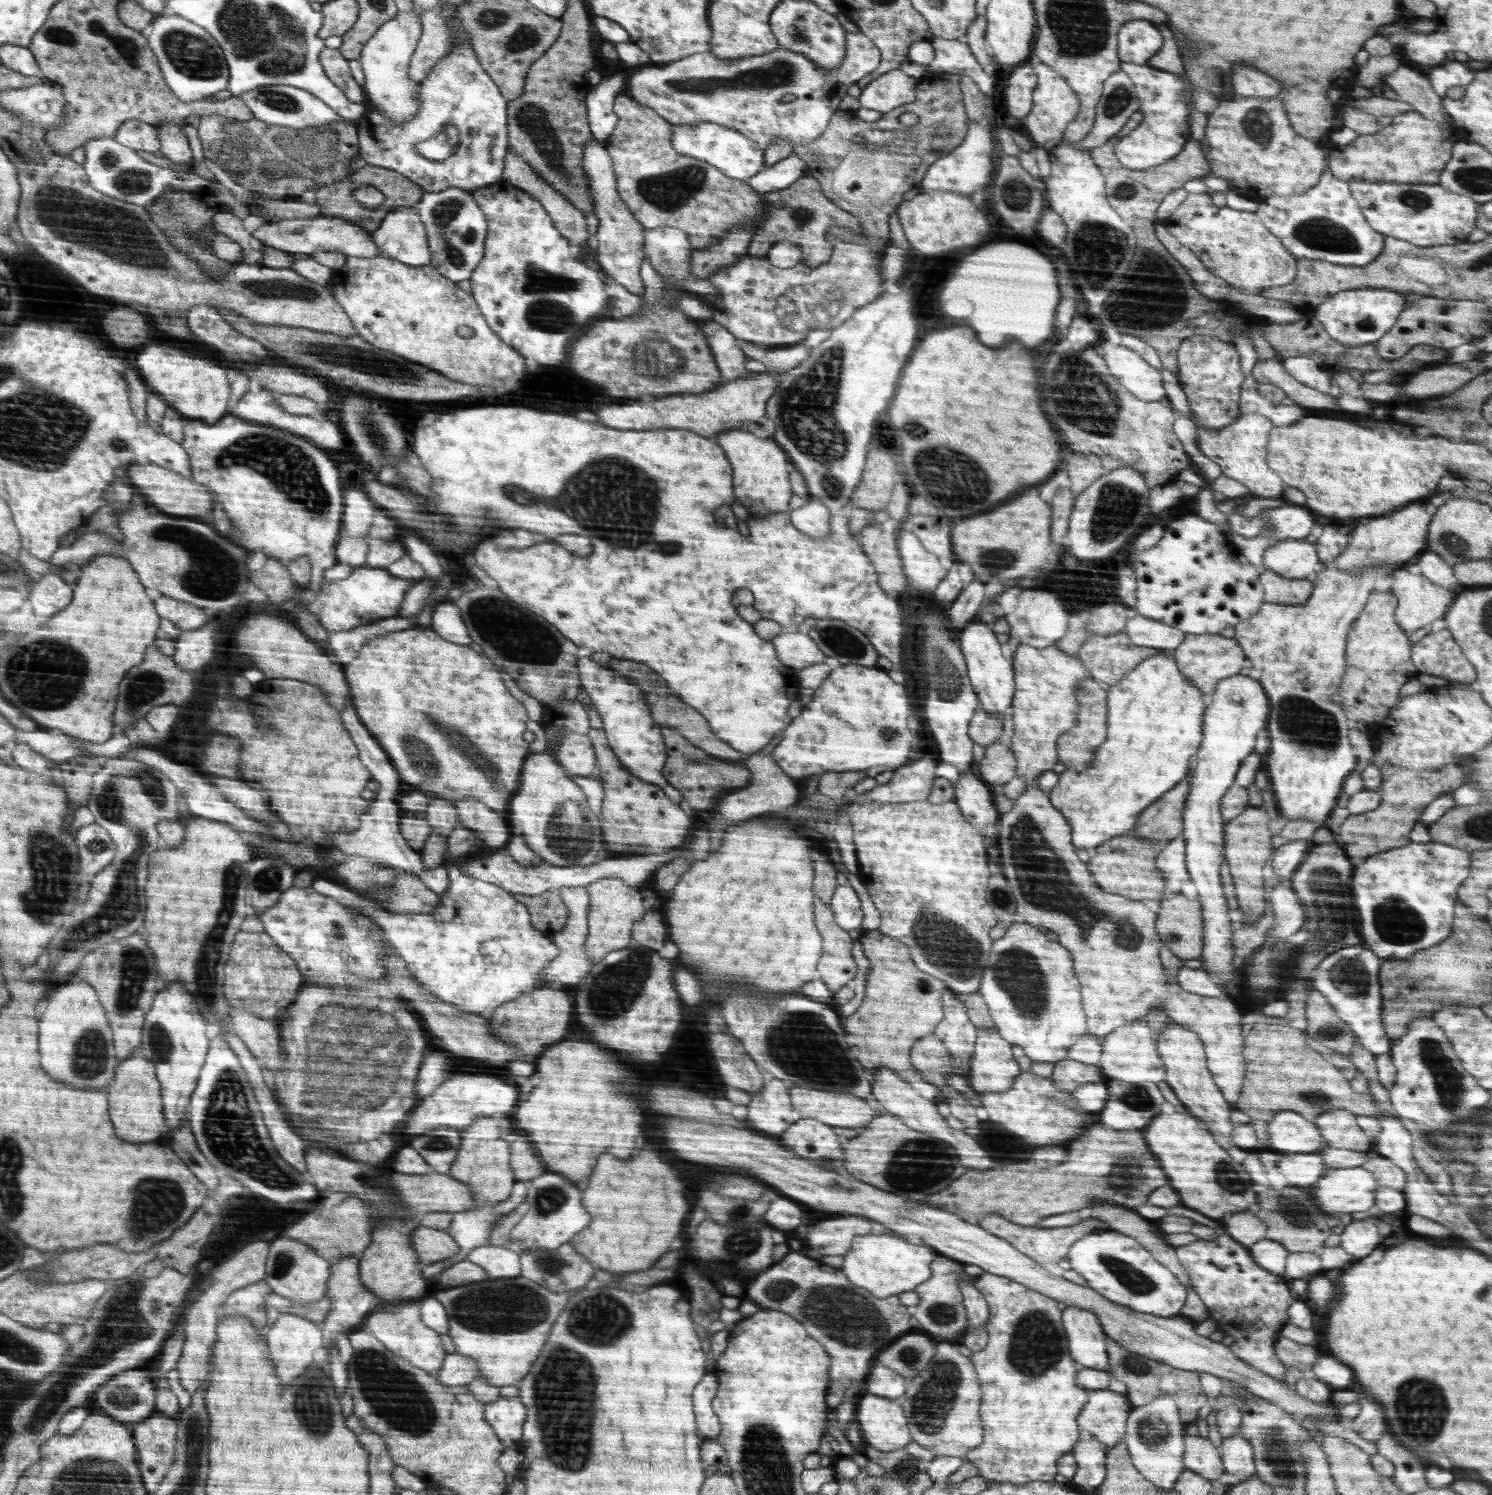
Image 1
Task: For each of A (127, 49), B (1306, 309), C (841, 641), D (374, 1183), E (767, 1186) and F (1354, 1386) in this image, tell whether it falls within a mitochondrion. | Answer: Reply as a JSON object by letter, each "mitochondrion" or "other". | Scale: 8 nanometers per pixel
{"A":"mitochondrion","B":"other","C":"mitochondrion","D":"mitochondrion","E":"other","F":"other"}

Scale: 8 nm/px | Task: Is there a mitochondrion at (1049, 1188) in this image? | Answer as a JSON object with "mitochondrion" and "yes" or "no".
{"mitochondrion":"no"}

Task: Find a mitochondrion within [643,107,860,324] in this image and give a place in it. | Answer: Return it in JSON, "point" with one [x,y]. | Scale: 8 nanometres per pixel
{"point":[802,217]}

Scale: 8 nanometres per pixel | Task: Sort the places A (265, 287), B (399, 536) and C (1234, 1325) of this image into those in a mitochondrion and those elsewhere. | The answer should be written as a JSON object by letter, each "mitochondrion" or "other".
{"A":"mitochondrion","B":"other","C":"other"}

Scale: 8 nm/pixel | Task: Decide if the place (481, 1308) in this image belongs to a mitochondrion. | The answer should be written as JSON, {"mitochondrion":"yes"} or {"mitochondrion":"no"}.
{"mitochondrion":"yes"}

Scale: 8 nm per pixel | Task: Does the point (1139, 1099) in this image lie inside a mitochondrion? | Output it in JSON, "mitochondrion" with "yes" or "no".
{"mitochondrion":"yes"}

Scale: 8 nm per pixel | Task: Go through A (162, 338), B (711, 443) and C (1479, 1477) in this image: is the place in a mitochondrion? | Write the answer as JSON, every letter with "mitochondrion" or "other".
{"A":"other","B":"other","C":"other"}

